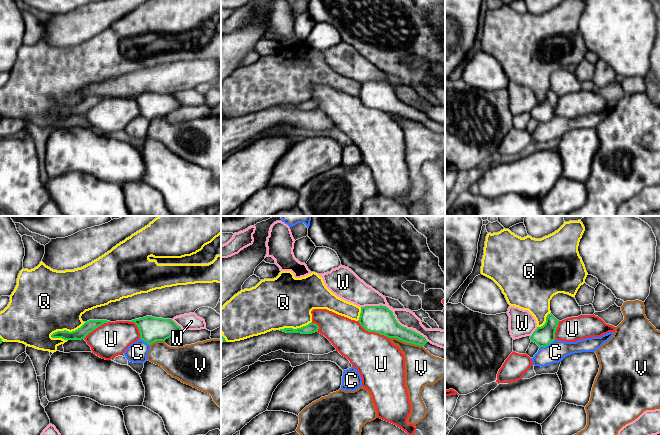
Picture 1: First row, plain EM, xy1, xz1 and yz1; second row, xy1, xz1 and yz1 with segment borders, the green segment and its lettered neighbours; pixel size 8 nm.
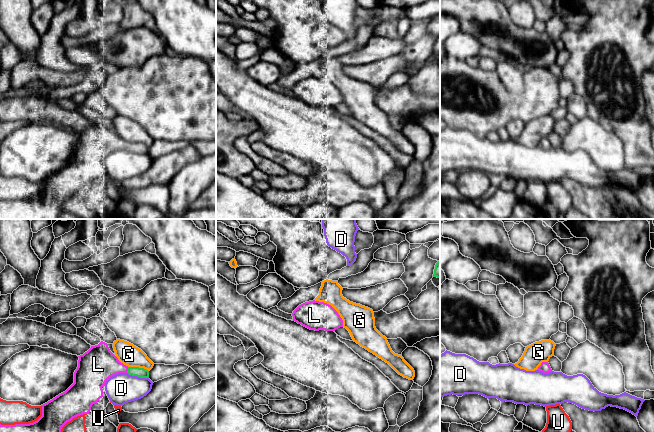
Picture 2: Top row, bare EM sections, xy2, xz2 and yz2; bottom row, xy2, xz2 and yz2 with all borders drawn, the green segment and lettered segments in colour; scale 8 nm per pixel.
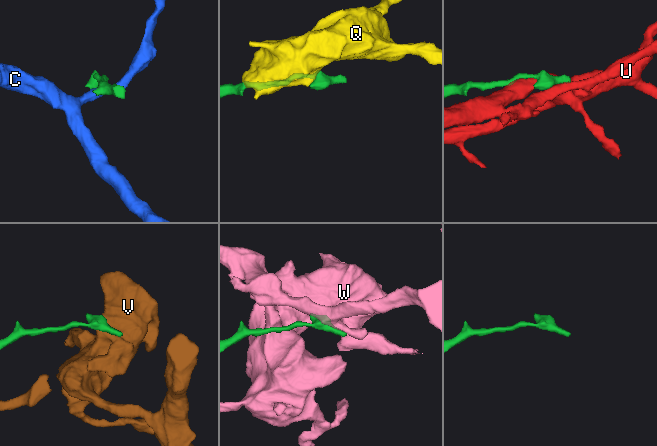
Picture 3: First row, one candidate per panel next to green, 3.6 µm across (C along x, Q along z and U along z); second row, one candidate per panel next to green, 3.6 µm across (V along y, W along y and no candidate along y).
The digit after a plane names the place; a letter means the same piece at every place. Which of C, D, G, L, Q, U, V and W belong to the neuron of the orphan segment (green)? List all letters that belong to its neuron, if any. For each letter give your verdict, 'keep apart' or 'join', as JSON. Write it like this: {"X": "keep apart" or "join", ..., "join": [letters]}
{"C": "keep apart", "D": "keep apart", "G": "keep apart", "L": "join", "Q": "keep apart", "U": "keep apart", "V": "keep apart", "W": "keep apart", "join": ["L"]}

